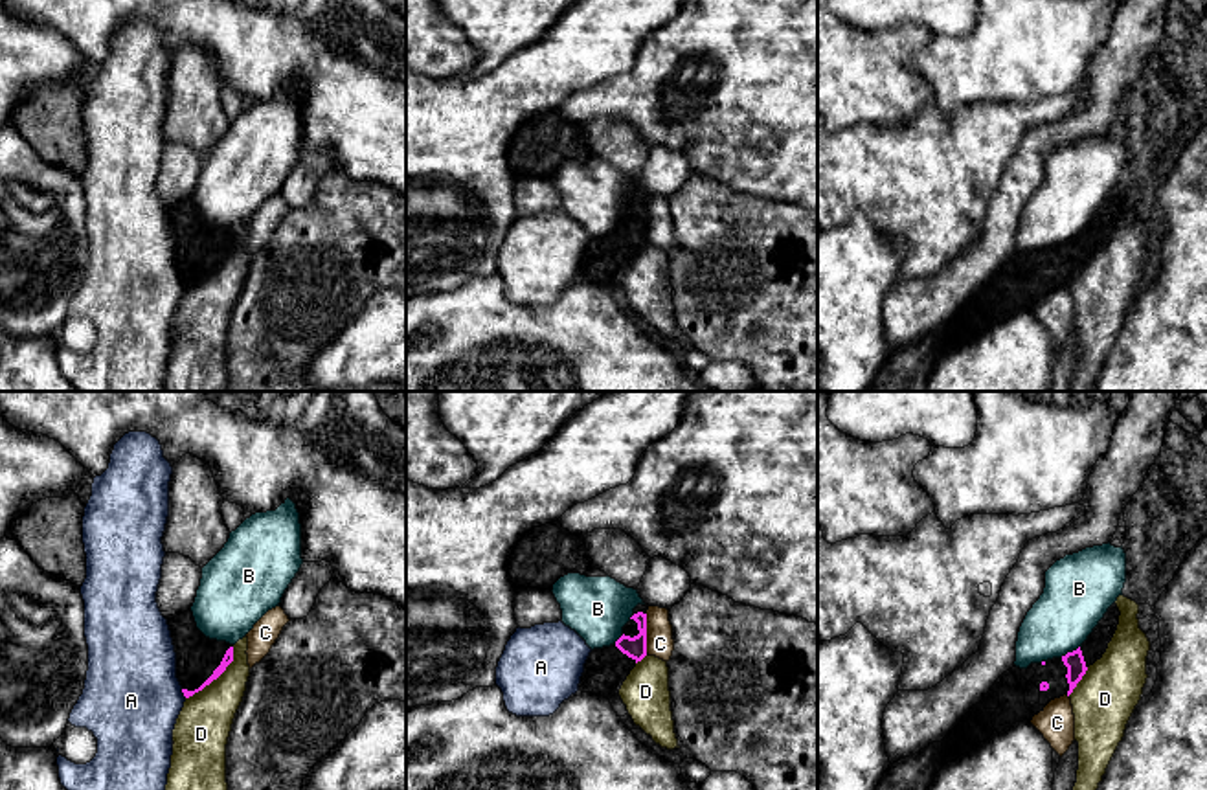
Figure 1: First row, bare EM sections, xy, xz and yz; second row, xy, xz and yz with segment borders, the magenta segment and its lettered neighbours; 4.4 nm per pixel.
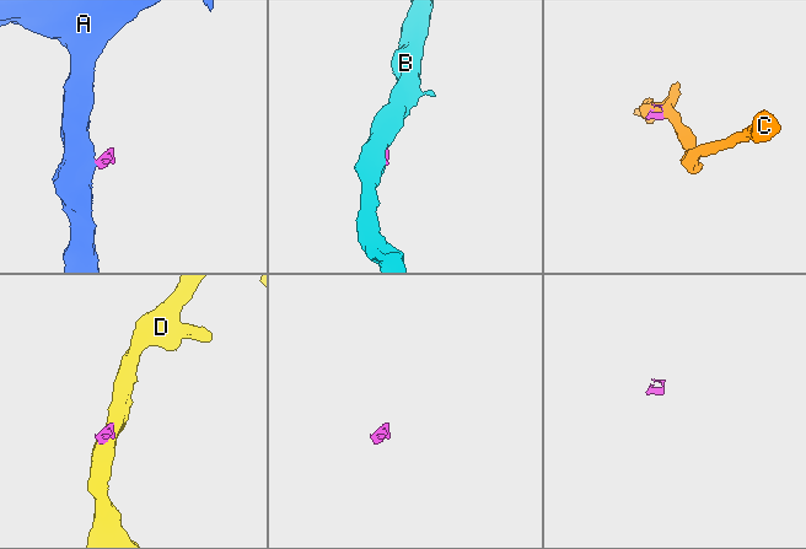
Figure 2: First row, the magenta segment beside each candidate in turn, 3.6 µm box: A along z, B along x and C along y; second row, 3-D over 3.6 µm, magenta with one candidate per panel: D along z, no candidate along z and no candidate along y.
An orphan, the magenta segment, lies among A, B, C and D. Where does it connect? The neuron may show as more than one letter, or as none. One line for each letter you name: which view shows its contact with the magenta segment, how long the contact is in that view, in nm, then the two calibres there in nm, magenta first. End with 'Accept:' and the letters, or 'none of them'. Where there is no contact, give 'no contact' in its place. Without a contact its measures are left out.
Accept: none of them

